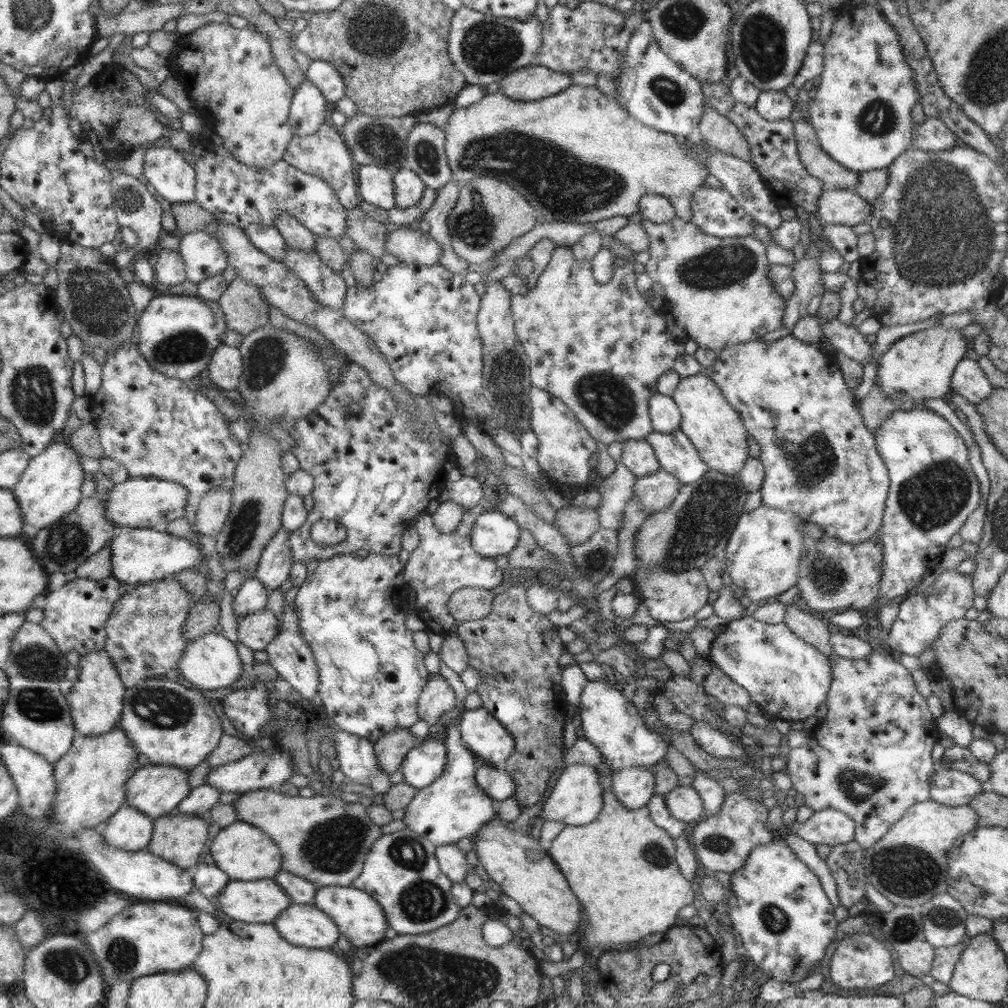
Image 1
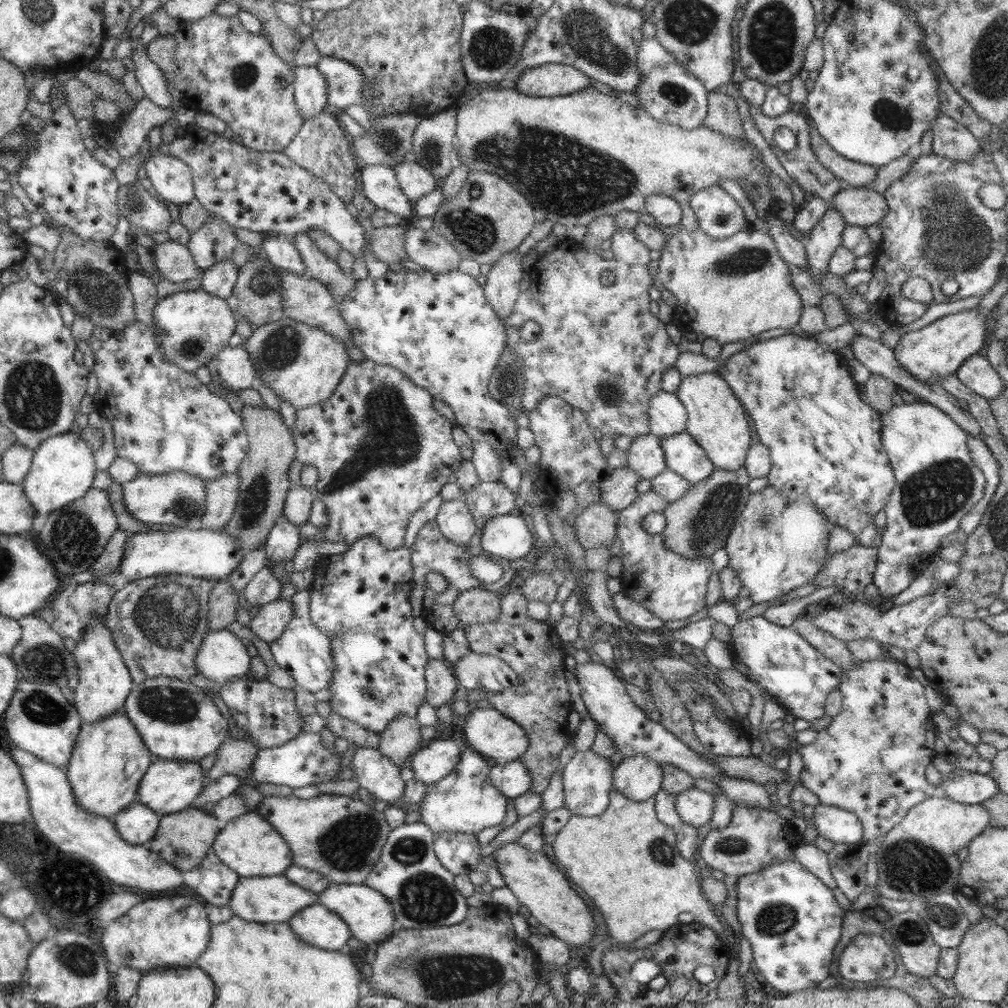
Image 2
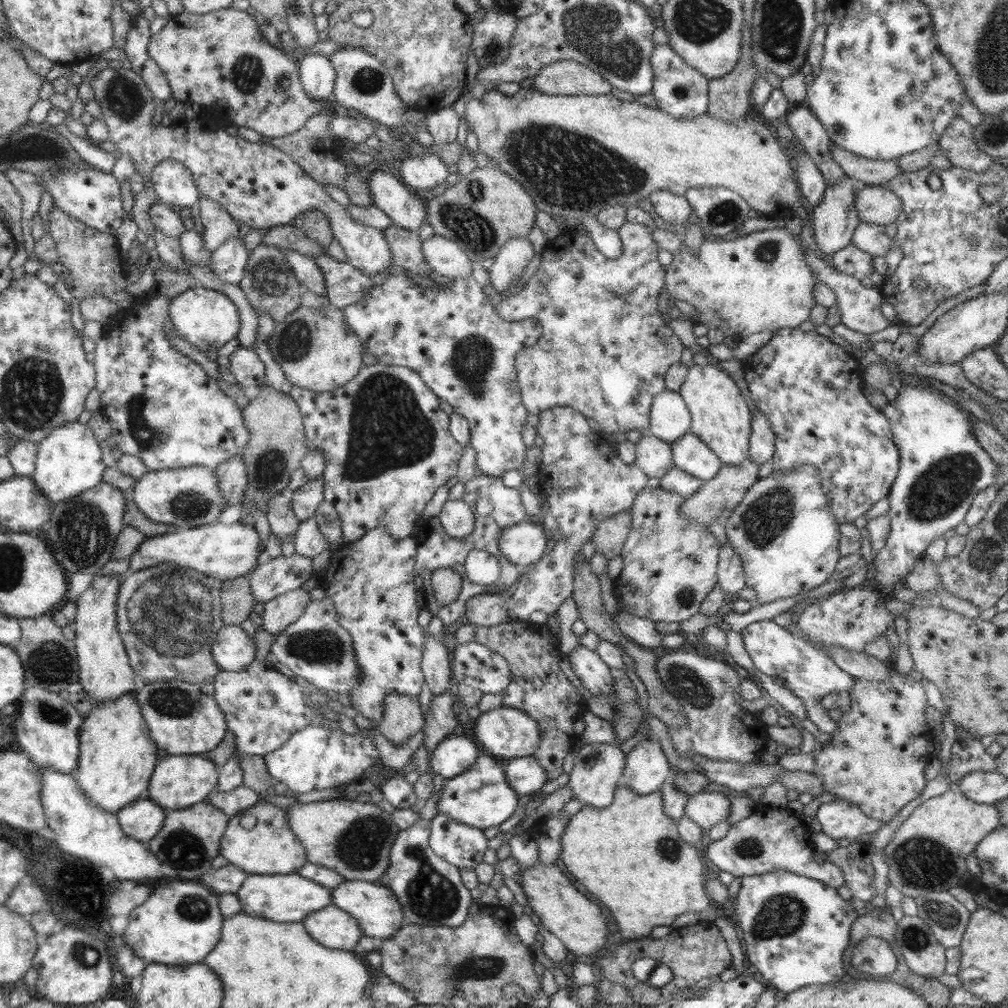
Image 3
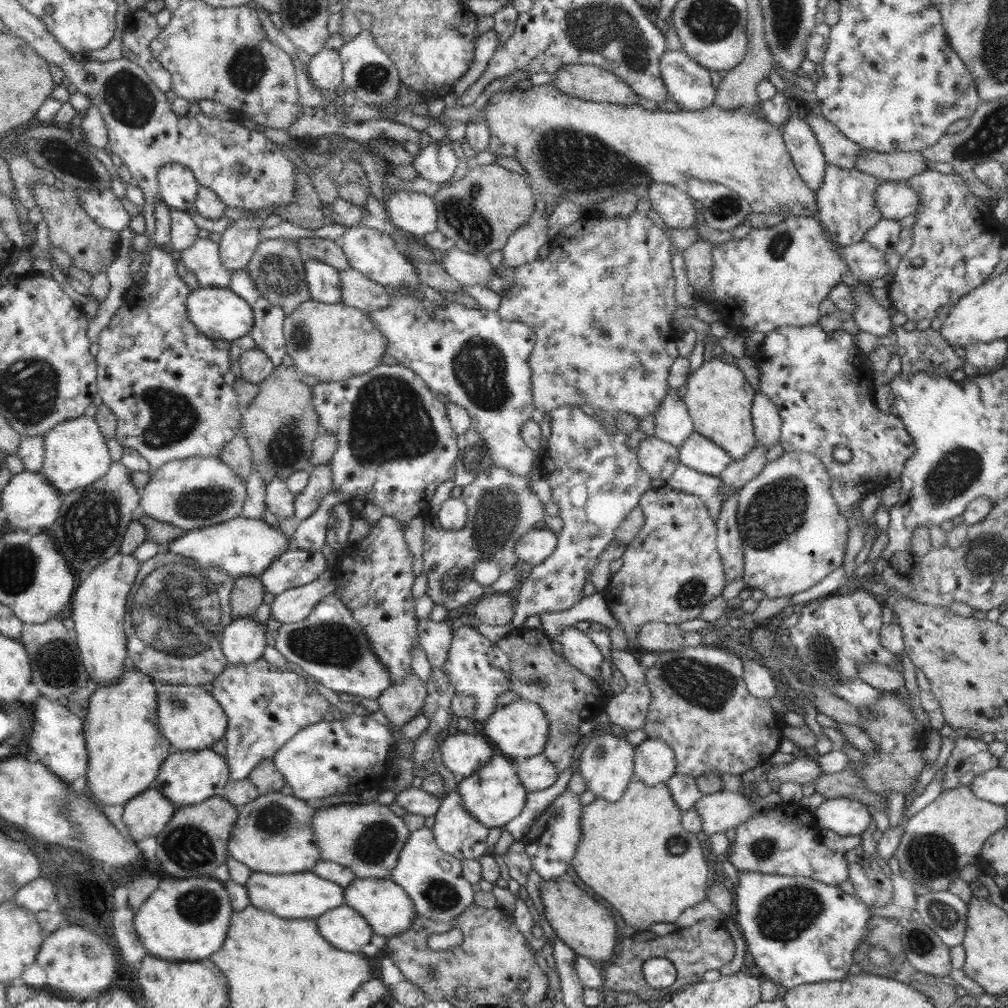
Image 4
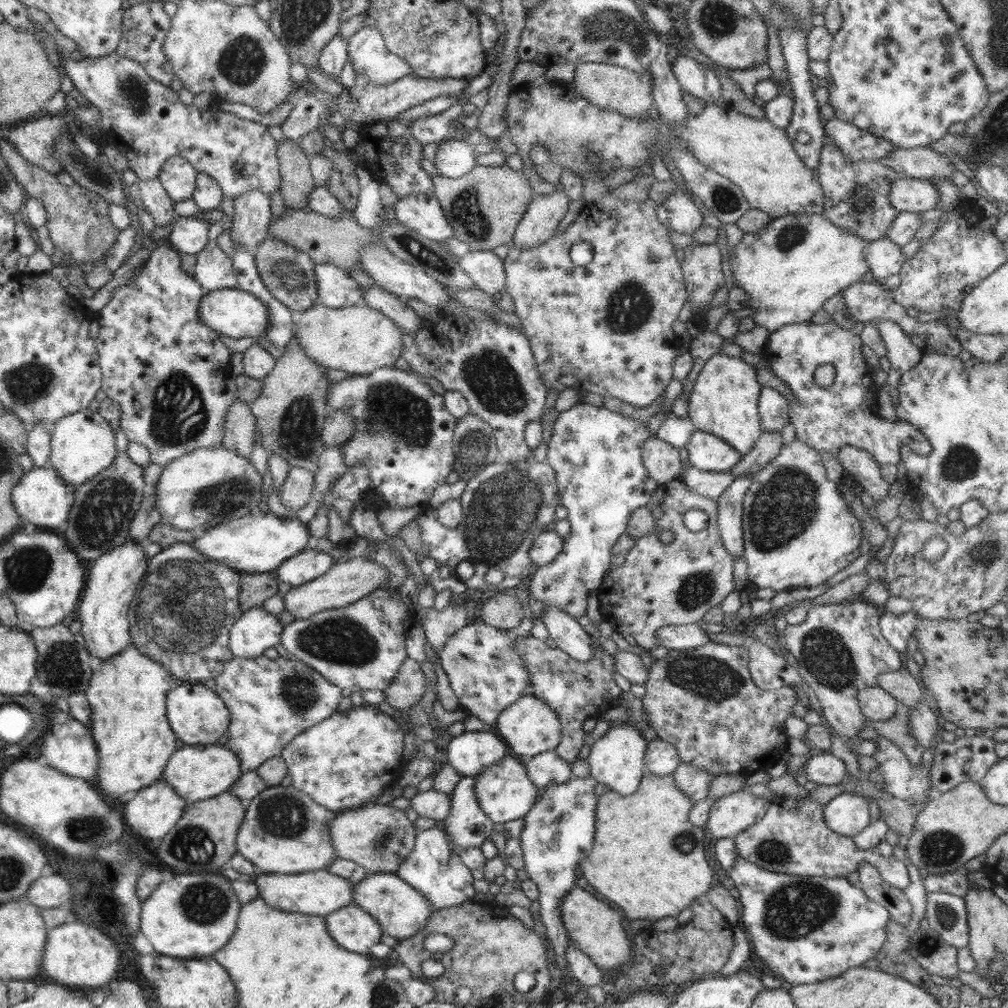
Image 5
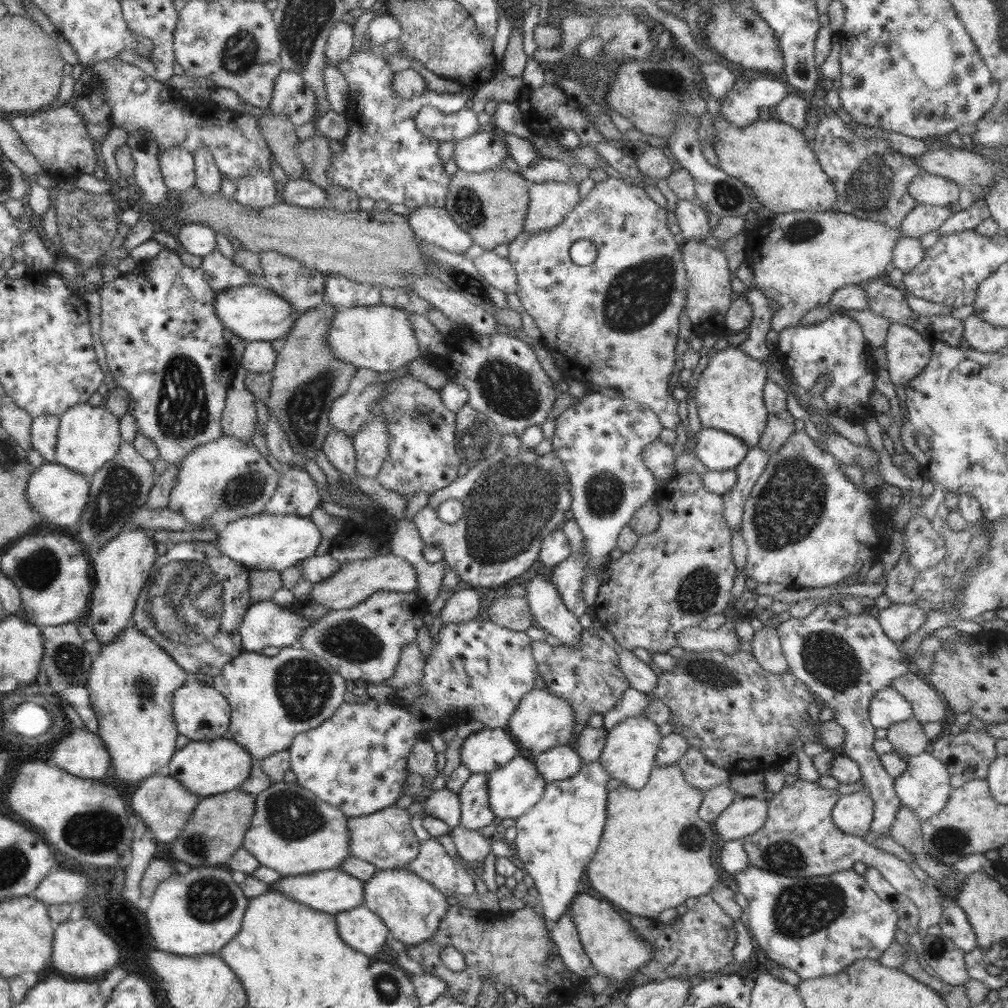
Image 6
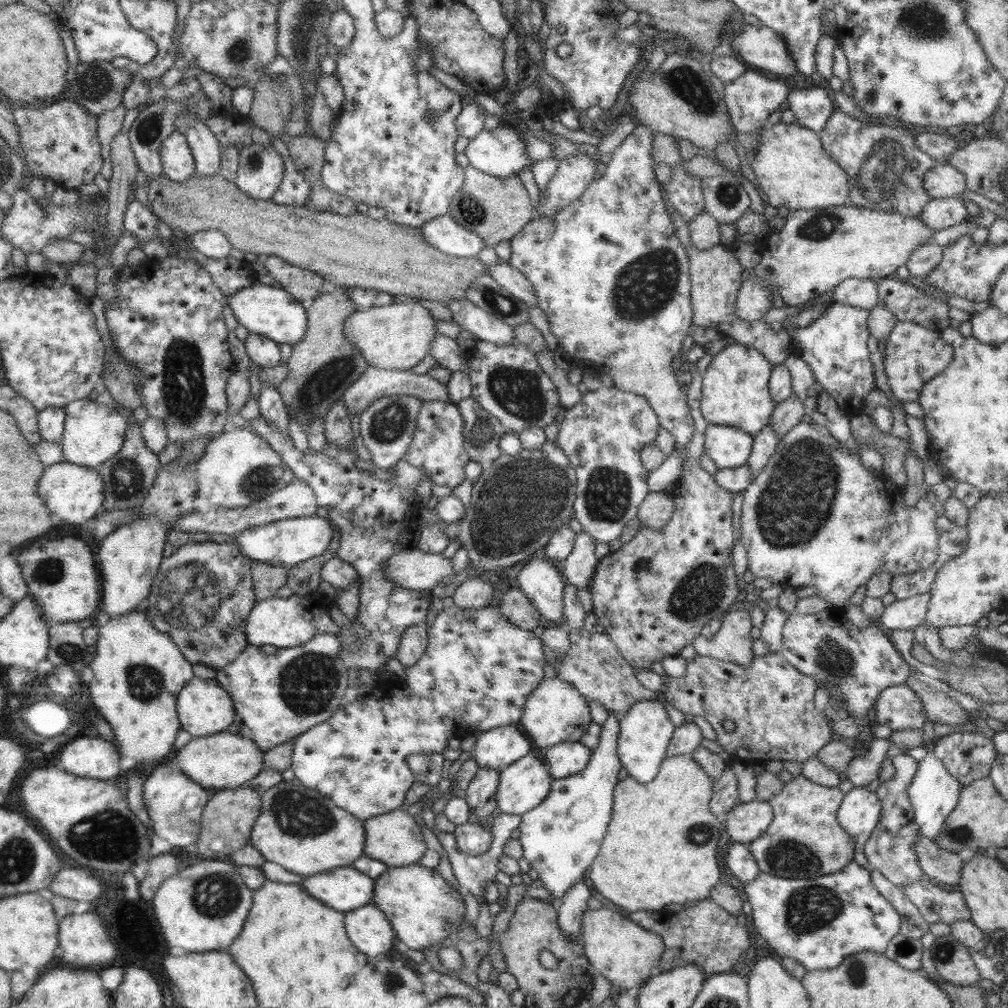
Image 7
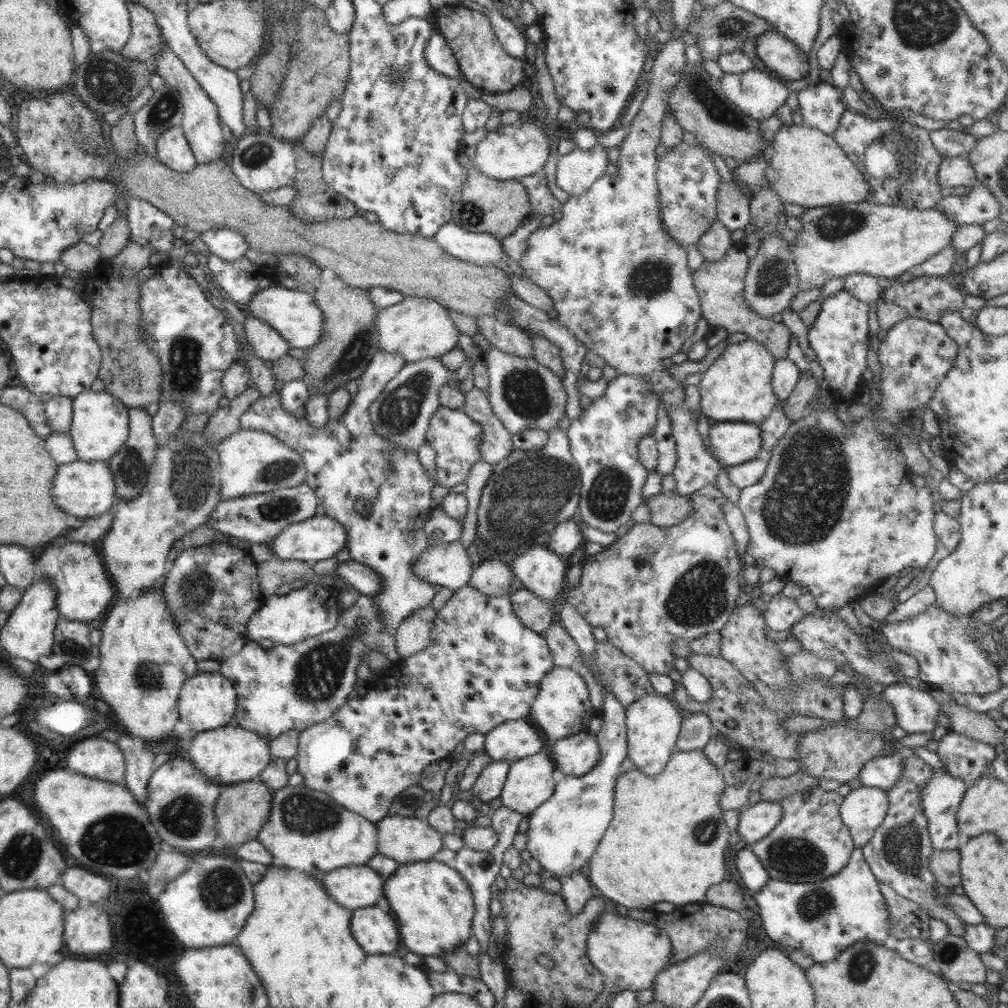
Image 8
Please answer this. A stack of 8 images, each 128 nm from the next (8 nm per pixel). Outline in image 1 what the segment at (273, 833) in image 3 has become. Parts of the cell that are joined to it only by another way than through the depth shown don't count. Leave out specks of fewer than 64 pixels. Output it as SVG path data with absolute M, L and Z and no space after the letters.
M241 820L220 829L210 844L209 854L215 866L223 870L230 881L273 878L281 870L284 860L278 845L265 832Z

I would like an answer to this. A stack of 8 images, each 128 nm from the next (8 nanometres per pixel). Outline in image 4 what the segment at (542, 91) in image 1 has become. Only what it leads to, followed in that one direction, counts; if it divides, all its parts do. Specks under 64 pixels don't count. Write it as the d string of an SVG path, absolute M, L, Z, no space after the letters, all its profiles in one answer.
M592 64L561 66L553 85L560 92L600 104L638 105L640 96L615 74Z

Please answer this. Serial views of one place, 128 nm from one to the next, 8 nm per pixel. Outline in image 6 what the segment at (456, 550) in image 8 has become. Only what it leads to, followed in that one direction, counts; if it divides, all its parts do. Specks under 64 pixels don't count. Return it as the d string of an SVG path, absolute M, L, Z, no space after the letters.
M388 553L388 555L376 555L369 559L341 563L341 567L334 576L314 585L309 600L329 610L343 611L346 608L354 608L372 595L392 591L410 593L416 592L417 588L418 577L416 577L414 567L401 556Z

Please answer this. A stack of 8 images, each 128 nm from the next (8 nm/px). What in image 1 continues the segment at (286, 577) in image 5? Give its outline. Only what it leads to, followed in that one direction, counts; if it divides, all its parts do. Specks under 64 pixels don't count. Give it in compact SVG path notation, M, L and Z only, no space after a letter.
M254 576L238 590L238 594L234 598L232 609L234 609L235 617L246 617L247 615L262 611L266 608L270 591L266 589L266 585L258 581Z

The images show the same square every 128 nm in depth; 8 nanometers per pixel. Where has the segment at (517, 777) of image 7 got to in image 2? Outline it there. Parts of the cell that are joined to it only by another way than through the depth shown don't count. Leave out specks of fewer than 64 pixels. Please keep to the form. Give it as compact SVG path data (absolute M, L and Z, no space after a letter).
M464 747L458 764L442 780L429 786L420 802L420 822L430 827L434 835L441 832L479 833L484 828L501 824L506 816L509 801L492 783L489 777L493 762L472 748Z

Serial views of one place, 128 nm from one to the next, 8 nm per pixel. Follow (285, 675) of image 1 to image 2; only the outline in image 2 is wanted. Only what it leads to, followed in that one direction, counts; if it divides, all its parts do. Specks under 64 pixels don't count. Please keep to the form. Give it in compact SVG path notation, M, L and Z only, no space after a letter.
M310 588L300 590L292 596L292 607L294 616L290 623L284 628L277 640L269 644L274 660L282 670L286 670L298 686L315 693L322 688L328 688L332 673L335 673L335 664L332 661L332 649L330 649L330 637L320 631L314 621L310 619Z

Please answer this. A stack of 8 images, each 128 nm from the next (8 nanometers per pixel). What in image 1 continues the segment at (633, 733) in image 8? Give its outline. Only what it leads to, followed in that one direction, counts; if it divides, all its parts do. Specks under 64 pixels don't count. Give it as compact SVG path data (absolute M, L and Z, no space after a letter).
M587 764L565 765L562 774L541 808L539 813L539 818L542 818L541 822L555 820L568 826L582 826L596 820L603 807L602 793L604 789L600 785L600 779L601 776L598 775L594 766Z

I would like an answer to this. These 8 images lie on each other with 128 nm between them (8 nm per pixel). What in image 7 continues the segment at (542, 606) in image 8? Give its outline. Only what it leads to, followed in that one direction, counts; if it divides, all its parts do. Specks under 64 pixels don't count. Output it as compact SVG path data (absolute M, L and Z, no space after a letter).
M511 589L500 600L500 613L518 628L532 631L540 627L540 613L519 589Z

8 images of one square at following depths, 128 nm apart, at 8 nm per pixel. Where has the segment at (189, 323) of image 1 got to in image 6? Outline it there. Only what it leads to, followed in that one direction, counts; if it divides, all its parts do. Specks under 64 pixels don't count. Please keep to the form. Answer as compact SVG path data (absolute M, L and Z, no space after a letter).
M251 283L217 292L214 310L227 330L231 330L247 342L284 339L298 316L295 308L283 296Z

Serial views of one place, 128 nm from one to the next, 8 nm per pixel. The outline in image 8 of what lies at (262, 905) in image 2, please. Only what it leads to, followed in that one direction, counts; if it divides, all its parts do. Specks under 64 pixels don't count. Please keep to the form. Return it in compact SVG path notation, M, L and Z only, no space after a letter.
M368 865L340 867L328 871L321 883L340 906L354 910L376 905L383 894L385 878Z

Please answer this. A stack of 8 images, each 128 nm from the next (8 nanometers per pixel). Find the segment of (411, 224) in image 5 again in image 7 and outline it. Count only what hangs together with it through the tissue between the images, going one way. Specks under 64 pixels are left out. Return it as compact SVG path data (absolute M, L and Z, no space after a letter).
M449 214L434 217L432 220L427 220L421 226L421 229L426 243L446 255L457 256L460 258L478 258L477 255L484 248L488 248L480 236L476 235L474 232L462 228L462 226L460 226Z

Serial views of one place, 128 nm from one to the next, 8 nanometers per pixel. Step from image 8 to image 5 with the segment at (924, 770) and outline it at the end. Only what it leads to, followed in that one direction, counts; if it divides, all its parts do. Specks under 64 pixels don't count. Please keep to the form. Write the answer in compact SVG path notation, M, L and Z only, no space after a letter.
M862 598L840 604L822 604L812 606L808 617L798 626L786 626L782 638L790 654L798 662L798 672L818 698L822 714L827 724L836 731L843 742L848 745L850 738L860 737L860 729L866 725L866 717L862 715L858 704L858 693L866 687L876 687L877 678L882 673L896 672L903 669L902 654L898 653L884 639L879 628L880 613L871 603Z

